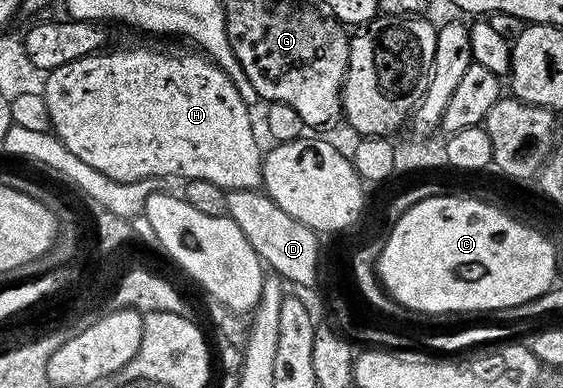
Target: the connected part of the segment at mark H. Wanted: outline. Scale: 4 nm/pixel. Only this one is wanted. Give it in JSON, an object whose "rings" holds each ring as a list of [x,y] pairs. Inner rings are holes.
{"rings":[[[139,45],[136,49],[111,49],[108,48],[106,51],[100,51],[97,53],[90,53],[85,55],[81,59],[77,59],[73,63],[65,63],[61,67],[50,70],[48,75],[48,82],[45,84],[45,91],[43,93],[43,99],[45,101],[45,107],[48,108],[48,119],[50,121],[50,128],[53,130],[56,137],[59,138],[61,143],[65,143],[65,147],[69,147],[69,151],[73,151],[73,155],[77,155],[77,159],[81,159],[84,163],[89,163],[90,167],[96,168],[101,174],[107,176],[111,180],[117,182],[132,182],[145,180],[147,178],[156,179],[168,179],[173,175],[188,177],[190,179],[209,179],[209,183],[217,183],[217,187],[221,187],[225,190],[241,189],[244,188],[245,181],[243,181],[243,173],[255,173],[255,175],[262,174],[263,171],[263,159],[264,154],[259,153],[259,141],[255,138],[255,129],[251,126],[251,113],[247,110],[247,105],[244,94],[237,91],[237,87],[229,79],[229,75],[219,65],[215,64],[210,57],[204,55],[199,51],[191,51],[195,53],[170,53],[167,49],[146,49],[145,46]]]}

